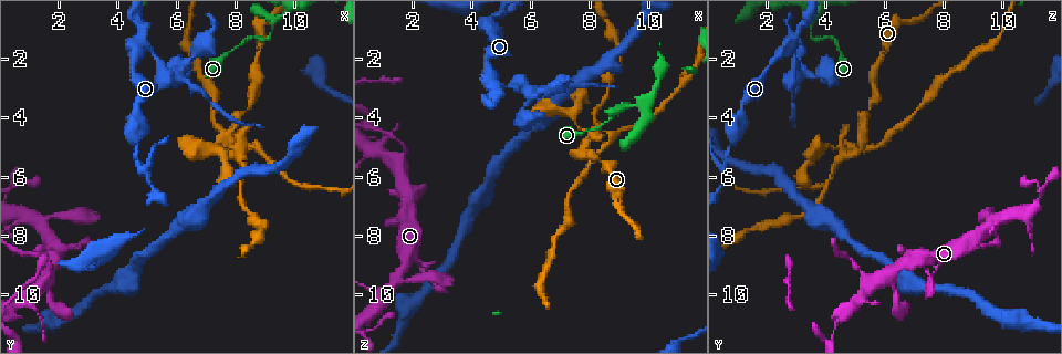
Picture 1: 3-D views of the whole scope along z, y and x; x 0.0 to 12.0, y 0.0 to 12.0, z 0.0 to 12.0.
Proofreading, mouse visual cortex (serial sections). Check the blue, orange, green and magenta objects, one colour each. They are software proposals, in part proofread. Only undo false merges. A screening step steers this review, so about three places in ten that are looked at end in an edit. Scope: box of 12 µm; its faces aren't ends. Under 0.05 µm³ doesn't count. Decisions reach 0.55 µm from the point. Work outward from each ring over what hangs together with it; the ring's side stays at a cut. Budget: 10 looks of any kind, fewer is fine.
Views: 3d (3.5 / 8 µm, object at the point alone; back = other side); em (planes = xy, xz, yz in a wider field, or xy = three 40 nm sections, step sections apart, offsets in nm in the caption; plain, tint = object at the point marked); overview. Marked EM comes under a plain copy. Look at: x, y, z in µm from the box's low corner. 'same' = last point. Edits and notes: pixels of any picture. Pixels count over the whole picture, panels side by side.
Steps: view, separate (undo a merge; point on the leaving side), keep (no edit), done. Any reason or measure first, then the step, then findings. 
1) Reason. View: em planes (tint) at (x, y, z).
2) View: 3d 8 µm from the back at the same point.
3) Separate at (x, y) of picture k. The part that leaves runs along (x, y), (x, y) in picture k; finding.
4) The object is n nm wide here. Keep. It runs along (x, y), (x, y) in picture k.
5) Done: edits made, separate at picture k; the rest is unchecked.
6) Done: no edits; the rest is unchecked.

View: 3d 8 µm from the back at (5.9, 2.6, 3.1).

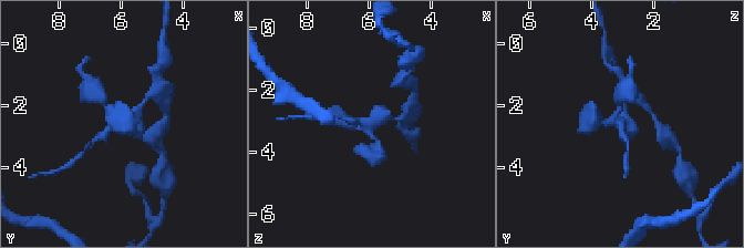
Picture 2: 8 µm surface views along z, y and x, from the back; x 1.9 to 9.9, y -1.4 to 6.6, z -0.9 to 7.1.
Closer look. View: 3d 3.5 µm at (6.0, 2.7, 3.1).

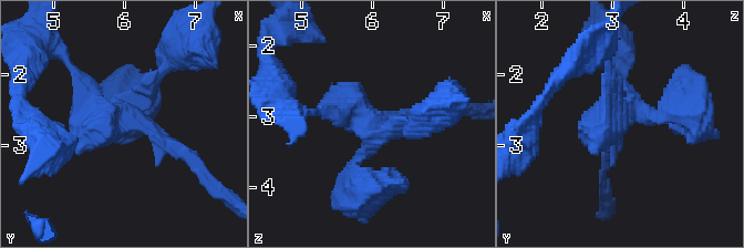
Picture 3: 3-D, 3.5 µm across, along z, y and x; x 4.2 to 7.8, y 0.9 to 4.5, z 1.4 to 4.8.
Now the EM. View: em xy step 1 (tint) at (5.95, 2.60, 3.10).

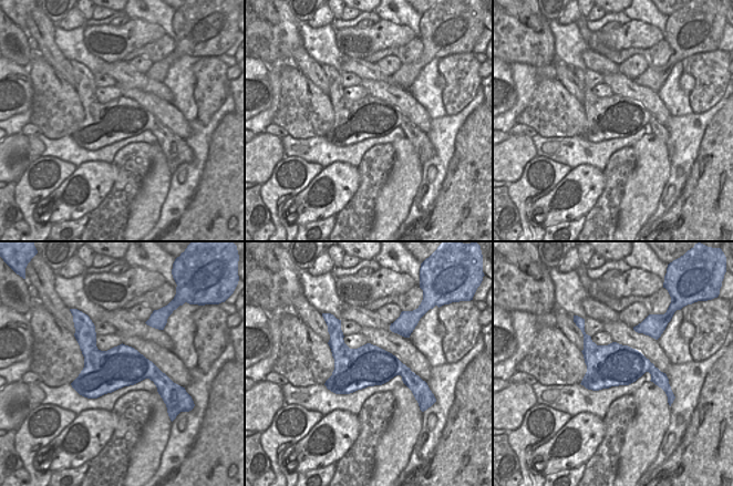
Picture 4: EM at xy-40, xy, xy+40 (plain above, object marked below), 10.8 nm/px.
Keep. It runs along (322, 112), (370, 124), (357, 186) in picture 3; continuous, no second cell.

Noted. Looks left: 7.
Four or more arms meet. View: 3d 3.5 µm from the back at (8.2, 5.2, 4.7).

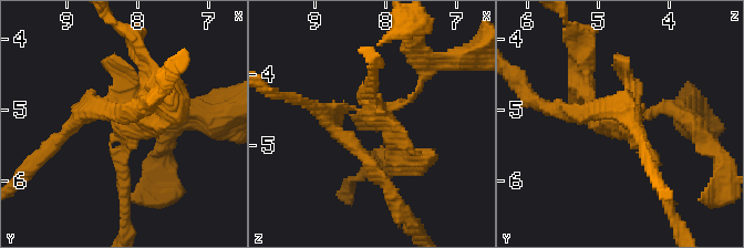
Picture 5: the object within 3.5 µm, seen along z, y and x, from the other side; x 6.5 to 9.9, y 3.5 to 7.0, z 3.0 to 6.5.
View: em planes (tint) at (8.15, 5.15, 4.60).

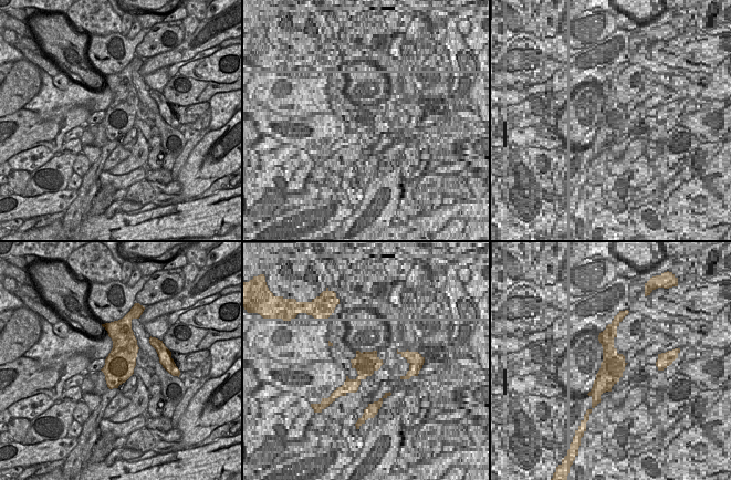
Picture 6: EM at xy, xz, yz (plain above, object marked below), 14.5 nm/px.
The object is 440 nm wide here. Separate at (66, 127) of picture 5. The part that leaves runs along (345, 110), (332, 126), (386, 188) in picture 5; two cells meet here.

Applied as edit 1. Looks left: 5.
View: overview.

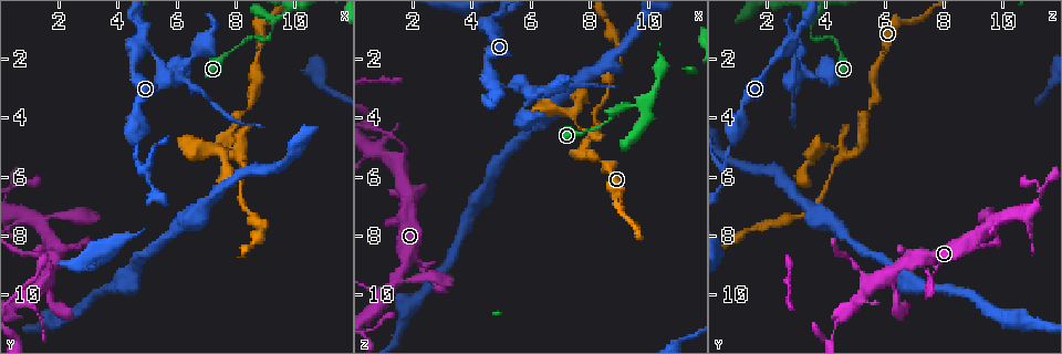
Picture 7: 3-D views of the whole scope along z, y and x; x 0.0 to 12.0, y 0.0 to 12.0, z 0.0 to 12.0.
Three-way junction. View: 3d 3.5 µm at (1.6, 9.4, 5.2).

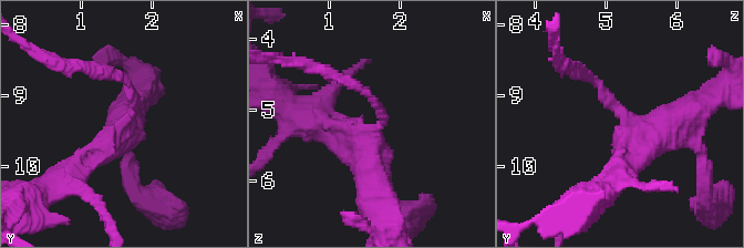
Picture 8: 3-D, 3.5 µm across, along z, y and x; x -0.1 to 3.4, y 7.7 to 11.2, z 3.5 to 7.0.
3 arms meet here; the arms are 150, 350, 500 nm wide. View: em xy step 3 (tint) at (1.65, 9.25, 5.25).

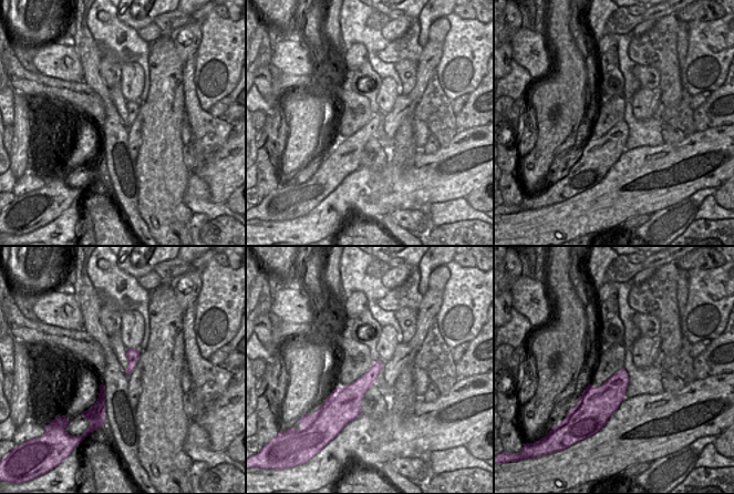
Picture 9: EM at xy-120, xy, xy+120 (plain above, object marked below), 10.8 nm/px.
View: em planes (tint) at the same point.

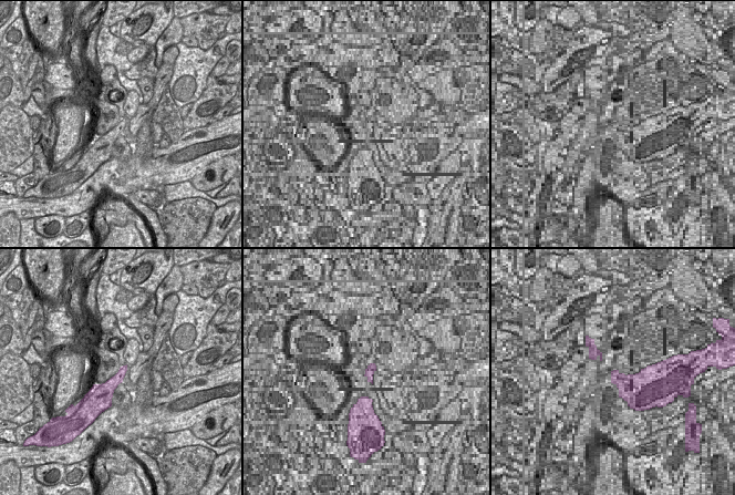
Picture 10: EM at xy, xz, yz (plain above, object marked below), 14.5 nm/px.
Keep. It runs along (686, 115), (641, 133), (578, 71) in picture 8; one cell here.

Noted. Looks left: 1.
Done: edits made, separate at picture 5; the rest is unchecked.

